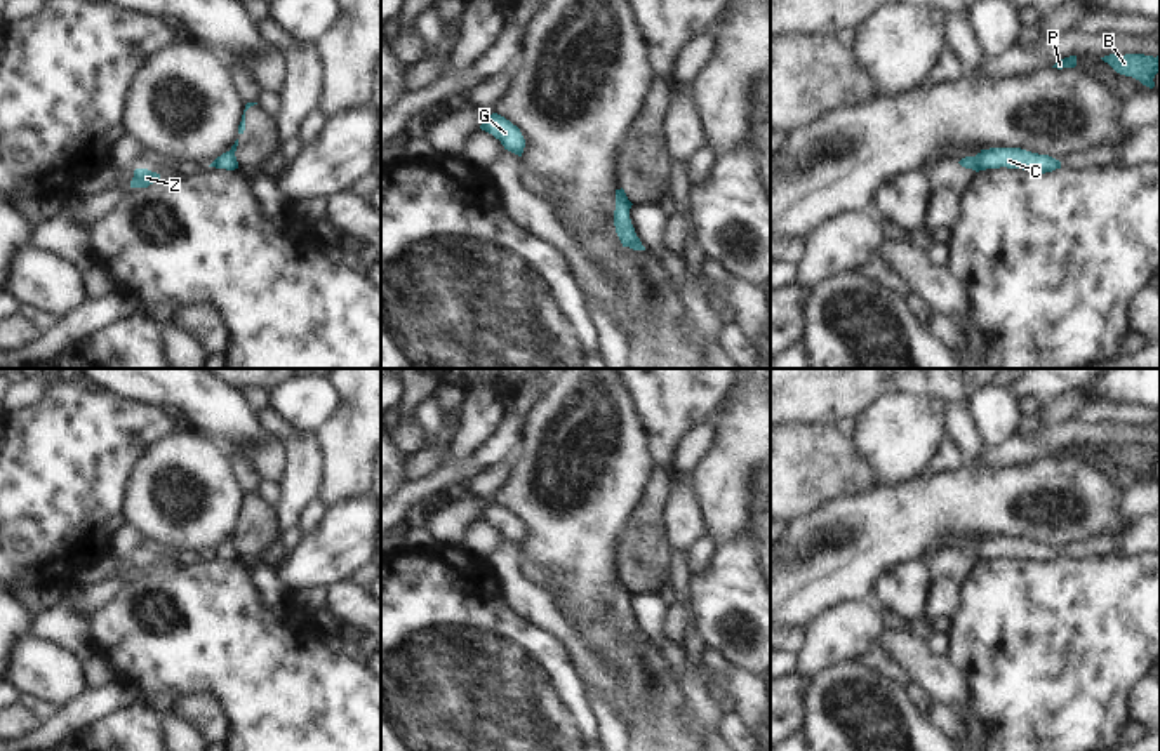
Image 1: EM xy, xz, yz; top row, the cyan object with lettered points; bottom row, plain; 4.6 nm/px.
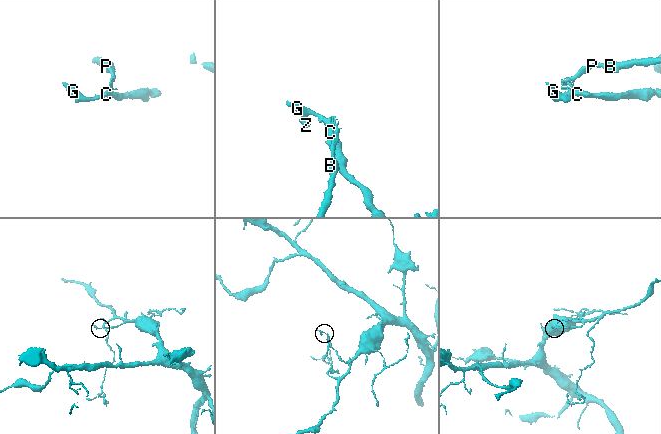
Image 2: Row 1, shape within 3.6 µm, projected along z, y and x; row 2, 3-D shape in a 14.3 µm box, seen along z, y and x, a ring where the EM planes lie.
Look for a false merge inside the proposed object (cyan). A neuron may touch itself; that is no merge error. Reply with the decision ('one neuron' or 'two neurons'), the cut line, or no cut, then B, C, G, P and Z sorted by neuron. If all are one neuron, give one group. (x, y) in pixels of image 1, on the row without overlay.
two neurons; cut in xz along (620, 579), (625, 584); B P / C G Z

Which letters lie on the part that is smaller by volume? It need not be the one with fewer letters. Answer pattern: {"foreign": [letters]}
{"foreign": ["B", "P"]}

